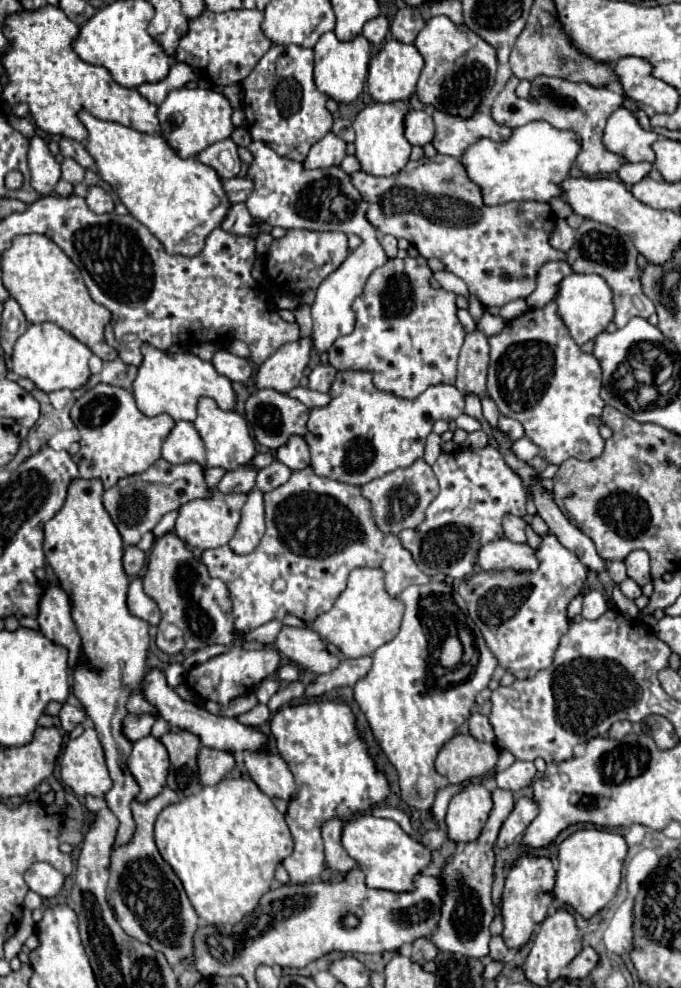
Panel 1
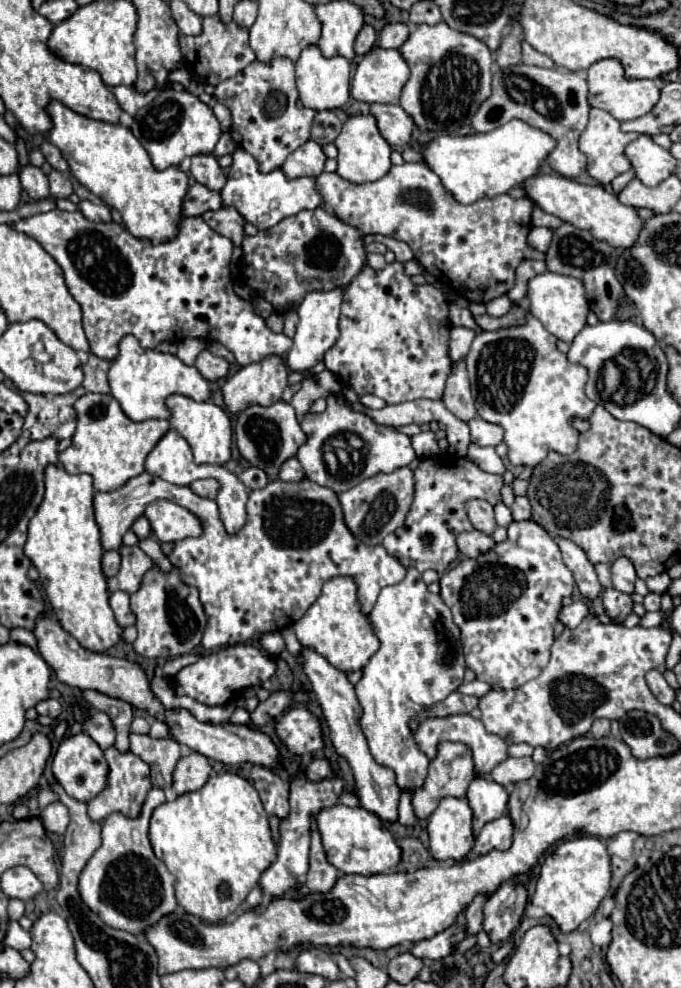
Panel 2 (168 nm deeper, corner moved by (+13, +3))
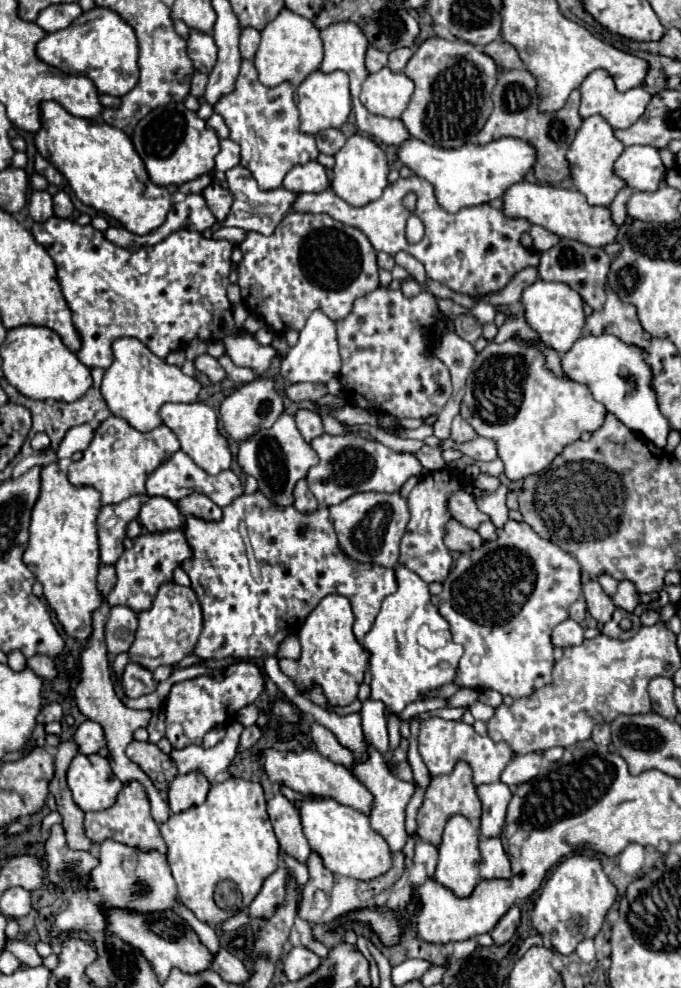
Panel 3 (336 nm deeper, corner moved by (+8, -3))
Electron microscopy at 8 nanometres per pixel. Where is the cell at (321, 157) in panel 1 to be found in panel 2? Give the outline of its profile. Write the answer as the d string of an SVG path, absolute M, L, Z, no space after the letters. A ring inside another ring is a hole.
M313 140L305 142L299 150L291 152L283 164L283 174L287 178L299 178L299 176L309 176L309 178L317 178L323 172L323 164L325 164L325 154L321 150L321 146Z

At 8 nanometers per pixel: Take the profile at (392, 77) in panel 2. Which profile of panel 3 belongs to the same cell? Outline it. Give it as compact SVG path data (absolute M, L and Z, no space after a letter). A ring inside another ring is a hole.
M384 66L378 72L368 74L362 84L360 102L378 116L400 118L414 92L414 82L404 72L392 72Z

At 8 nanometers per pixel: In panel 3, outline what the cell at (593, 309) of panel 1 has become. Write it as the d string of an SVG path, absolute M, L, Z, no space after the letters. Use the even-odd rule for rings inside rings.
M536 280L532 286L528 286L522 292L522 300L520 302L522 302L524 310L526 310L528 324L558 354L568 352L568 348L572 348L572 344L584 334L584 320L586 320L584 302L582 302L582 296L576 290L568 288L568 284Z

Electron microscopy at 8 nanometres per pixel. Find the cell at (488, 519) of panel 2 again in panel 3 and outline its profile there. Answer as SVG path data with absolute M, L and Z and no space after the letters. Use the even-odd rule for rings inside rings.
M460 490L456 492L450 502L448 502L448 510L452 512L452 516L466 528L472 528L472 530L478 530L478 526L486 520L490 520L484 512L478 510L476 506L476 500L472 498L472 494Z

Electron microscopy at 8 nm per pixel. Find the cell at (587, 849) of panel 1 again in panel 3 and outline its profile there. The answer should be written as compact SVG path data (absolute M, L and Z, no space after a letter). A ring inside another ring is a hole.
M574 854L562 860L542 886L532 910L532 924L540 934L550 938L554 950L560 954L570 954L584 938L594 938L600 932L606 912L614 900L616 886L604 874L600 860L586 854Z

